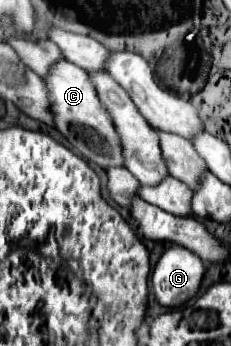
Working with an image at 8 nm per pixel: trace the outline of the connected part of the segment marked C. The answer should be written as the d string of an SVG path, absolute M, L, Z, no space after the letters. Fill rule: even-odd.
M63 59L53 67L51 75L45 81L51 93L51 101L53 101L55 129L77 149L77 153L83 155L87 161L97 163L103 169L125 167L119 135L111 123L111 115L107 115L107 109L103 107L95 91L95 85L91 83L89 73Z

